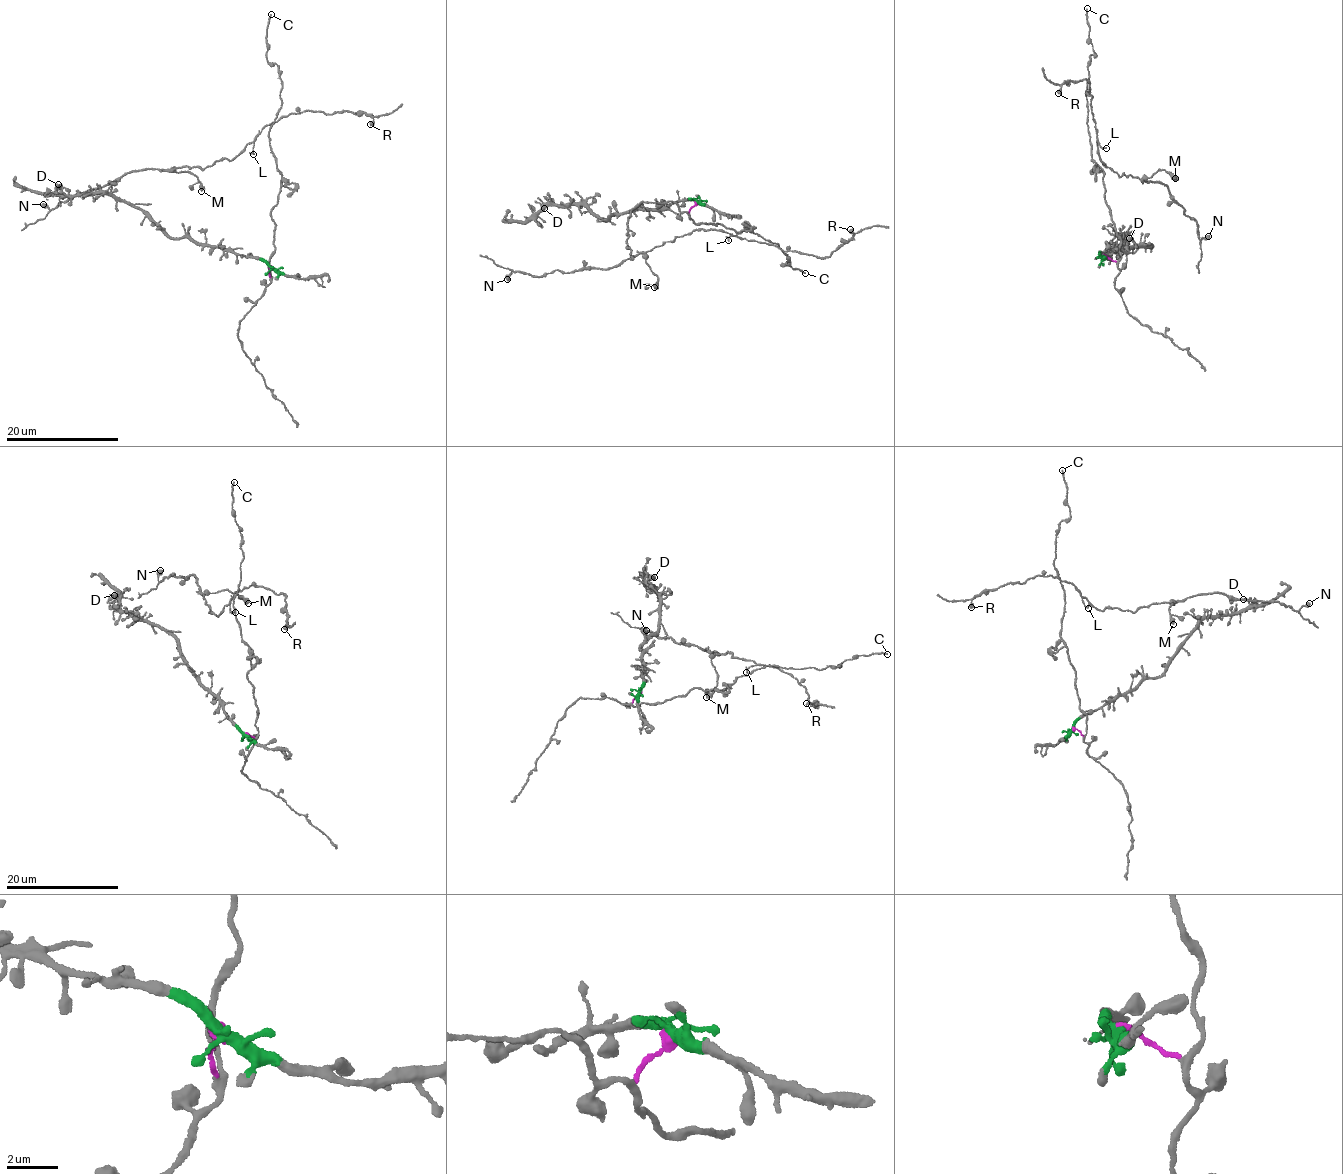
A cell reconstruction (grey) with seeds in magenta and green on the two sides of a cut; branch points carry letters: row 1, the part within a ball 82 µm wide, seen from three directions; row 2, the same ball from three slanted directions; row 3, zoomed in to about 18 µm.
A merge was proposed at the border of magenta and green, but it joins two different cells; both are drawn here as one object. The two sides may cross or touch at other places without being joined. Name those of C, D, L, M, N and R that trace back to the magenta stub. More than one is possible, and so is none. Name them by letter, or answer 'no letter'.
C, L, M, N, R

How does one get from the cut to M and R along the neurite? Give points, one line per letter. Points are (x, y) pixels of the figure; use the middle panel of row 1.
M: (696, 202), (696, 224), (739, 234), (744, 226), (767, 243), (693, 230), (647, 251), (653, 287)
R: (696, 202), (696, 224), (739, 234), (744, 226), (820, 257), (849, 241), (849, 229)

